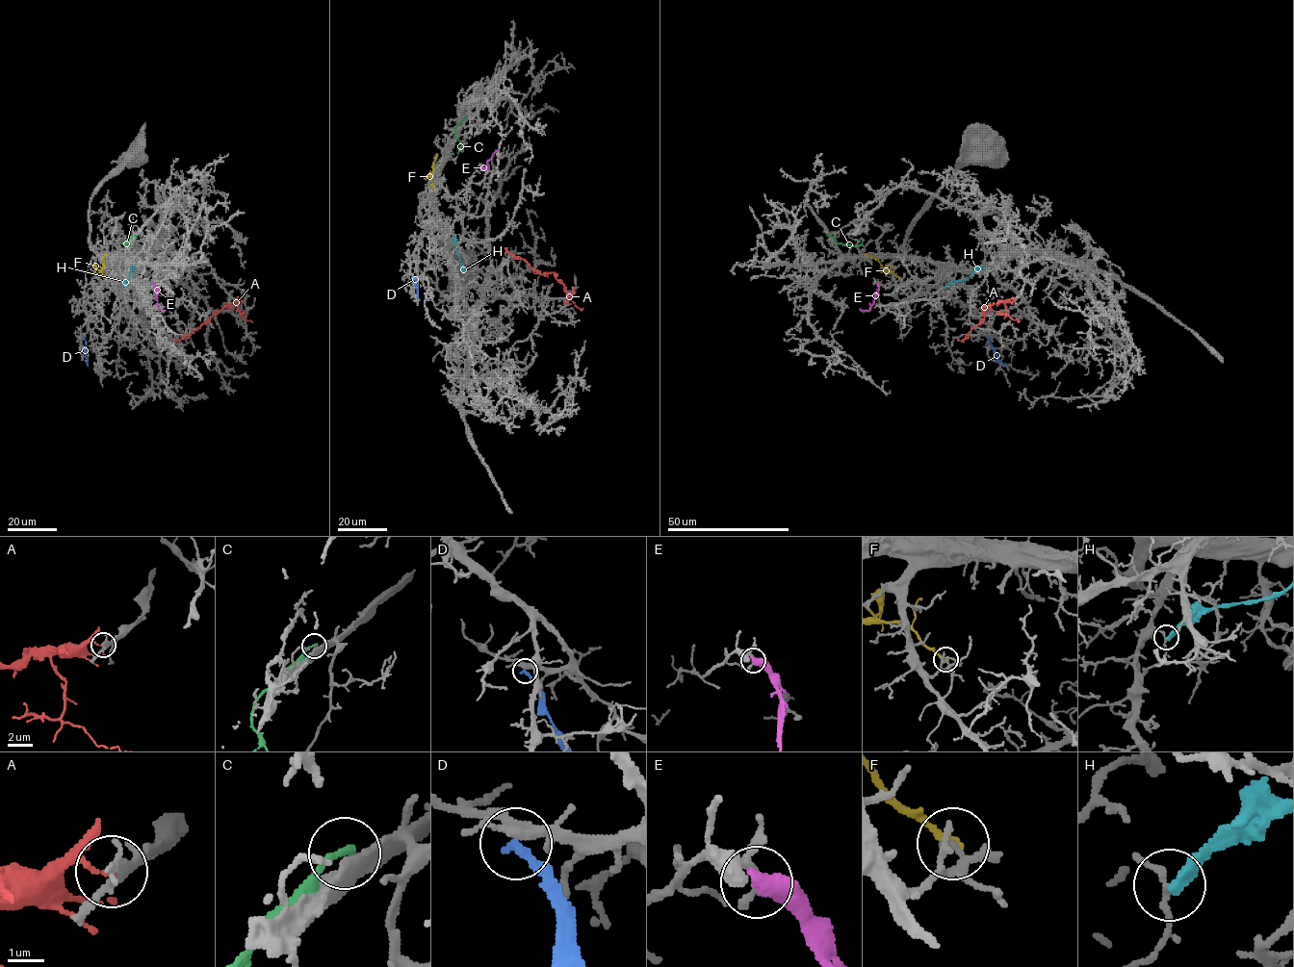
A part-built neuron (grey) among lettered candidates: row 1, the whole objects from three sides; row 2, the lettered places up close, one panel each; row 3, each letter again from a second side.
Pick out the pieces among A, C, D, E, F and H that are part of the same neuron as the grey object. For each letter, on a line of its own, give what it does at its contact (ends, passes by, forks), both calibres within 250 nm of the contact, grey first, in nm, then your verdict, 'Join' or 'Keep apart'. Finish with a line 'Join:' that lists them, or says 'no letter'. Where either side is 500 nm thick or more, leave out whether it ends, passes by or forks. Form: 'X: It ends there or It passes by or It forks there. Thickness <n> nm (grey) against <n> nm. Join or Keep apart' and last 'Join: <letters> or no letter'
A: It ends there. Thickness 220 nm (grey) against 120 nm. Keep apart
C: Thickness 600 nm (grey) against 200 nm. Keep apart
D: It ends there. Thickness 240 nm (grey) against 240 nm. Keep apart
E: Thickness 150 nm (grey) against 600 nm. Keep apart
F: It ends there. Thickness 130 nm (grey) against 260 nm. Keep apart
H: It ends there. Thickness 150 nm (grey) against 360 nm. Keep apart
Join: no letter

